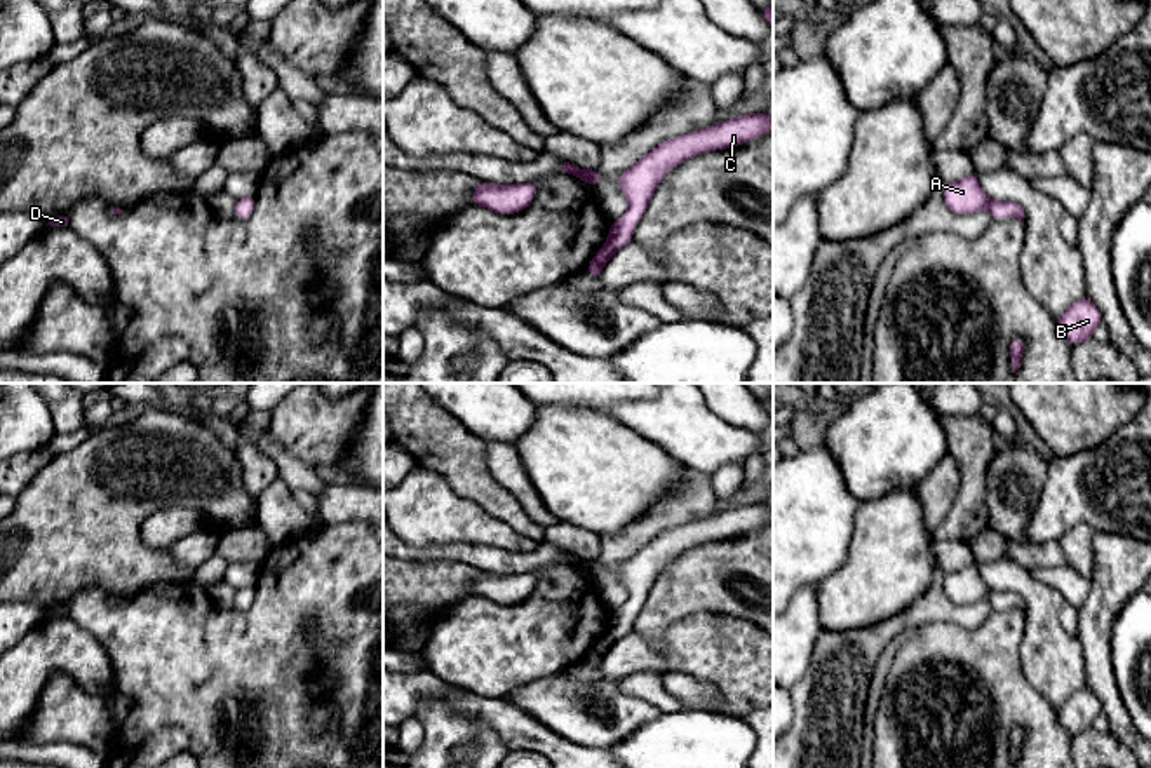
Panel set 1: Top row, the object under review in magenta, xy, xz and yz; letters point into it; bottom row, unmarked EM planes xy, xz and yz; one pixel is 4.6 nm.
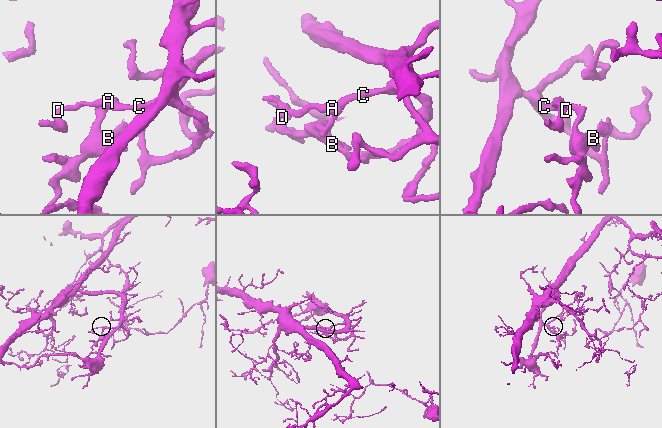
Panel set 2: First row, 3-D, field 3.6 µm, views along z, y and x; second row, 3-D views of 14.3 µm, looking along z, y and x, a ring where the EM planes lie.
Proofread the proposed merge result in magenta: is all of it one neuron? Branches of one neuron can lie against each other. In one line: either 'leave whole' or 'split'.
leave whole

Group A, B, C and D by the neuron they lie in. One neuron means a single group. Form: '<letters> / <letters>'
A B C D

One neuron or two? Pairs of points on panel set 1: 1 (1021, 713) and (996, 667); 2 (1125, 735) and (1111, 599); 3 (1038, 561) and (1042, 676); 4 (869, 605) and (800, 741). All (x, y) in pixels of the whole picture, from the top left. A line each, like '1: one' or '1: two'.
1: one
2: one
3: two
4: two

